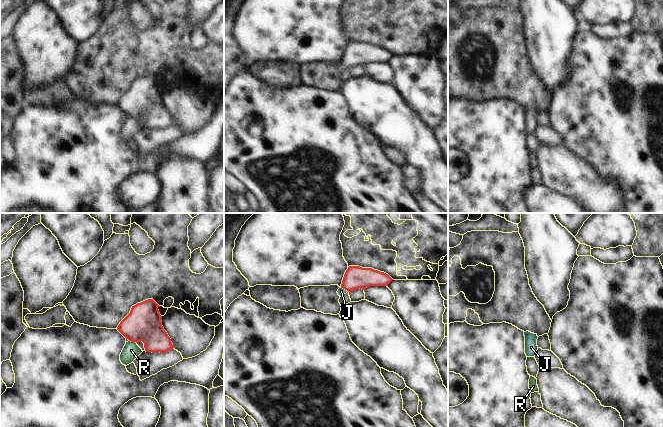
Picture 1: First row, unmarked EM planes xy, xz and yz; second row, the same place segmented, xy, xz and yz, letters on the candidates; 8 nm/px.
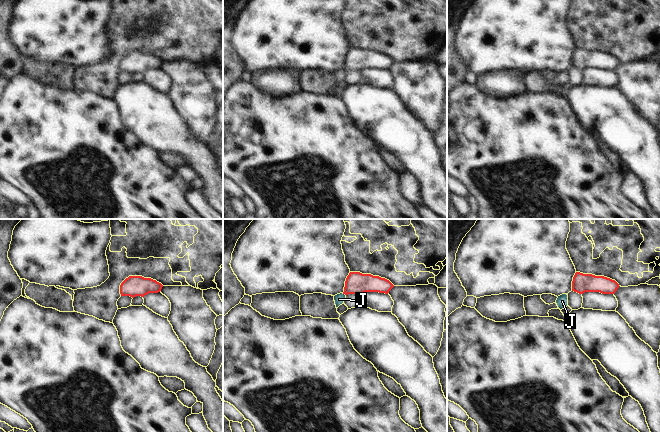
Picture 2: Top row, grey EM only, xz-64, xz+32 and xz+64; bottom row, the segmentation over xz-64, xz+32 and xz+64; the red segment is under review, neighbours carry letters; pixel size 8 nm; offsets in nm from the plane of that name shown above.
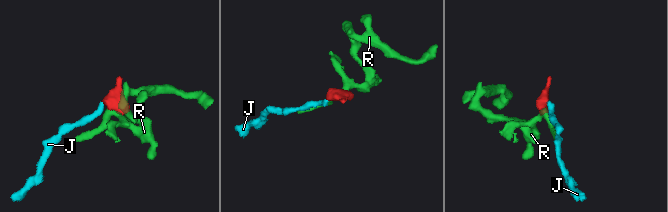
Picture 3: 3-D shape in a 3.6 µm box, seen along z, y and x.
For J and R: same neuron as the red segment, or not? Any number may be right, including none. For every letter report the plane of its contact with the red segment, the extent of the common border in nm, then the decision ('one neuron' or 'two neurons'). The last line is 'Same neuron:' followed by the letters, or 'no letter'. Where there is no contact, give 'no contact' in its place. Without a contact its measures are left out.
J: xz | 80 nm | one neuron
R: xy | 70 nm | two neurons
Same neuron: J

